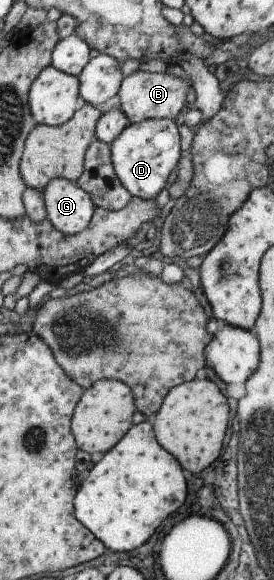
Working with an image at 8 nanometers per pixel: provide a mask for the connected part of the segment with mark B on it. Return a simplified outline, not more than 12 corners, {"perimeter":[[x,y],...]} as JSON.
{"perimeter":[[136,69],[117,99],[129,124],[174,120],[192,82]]}

